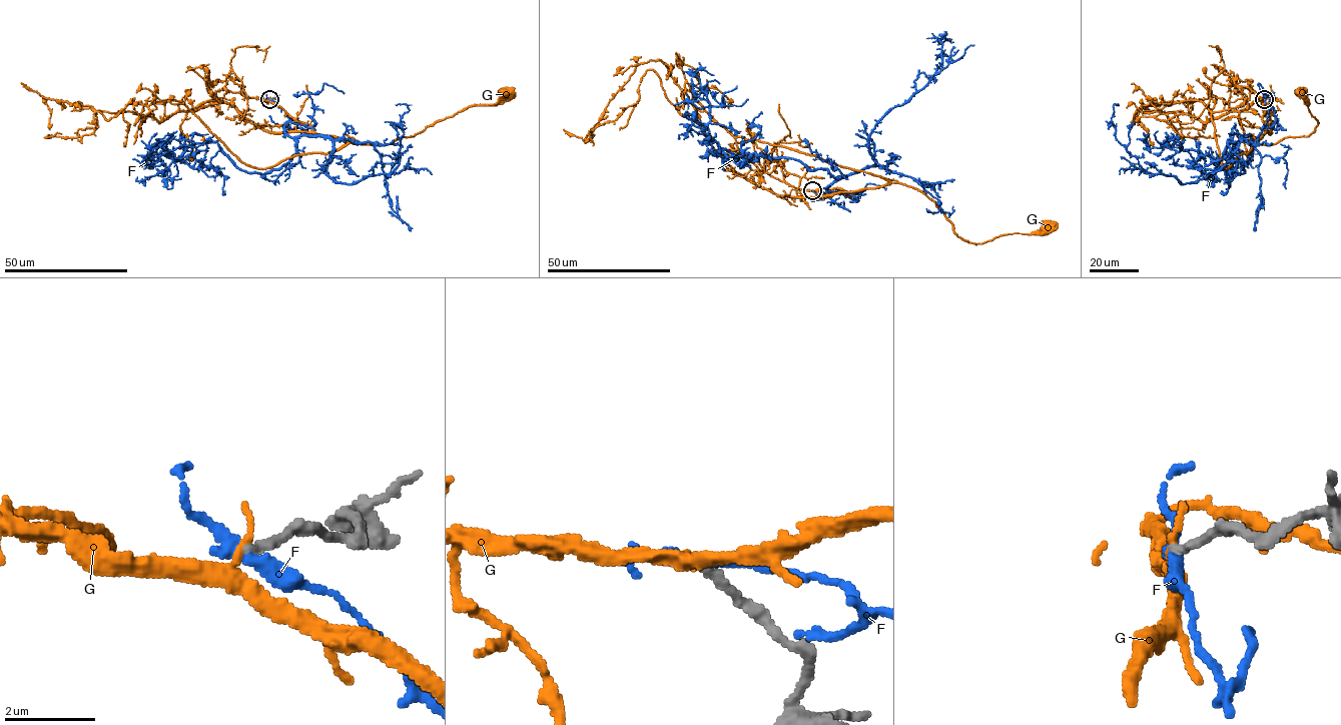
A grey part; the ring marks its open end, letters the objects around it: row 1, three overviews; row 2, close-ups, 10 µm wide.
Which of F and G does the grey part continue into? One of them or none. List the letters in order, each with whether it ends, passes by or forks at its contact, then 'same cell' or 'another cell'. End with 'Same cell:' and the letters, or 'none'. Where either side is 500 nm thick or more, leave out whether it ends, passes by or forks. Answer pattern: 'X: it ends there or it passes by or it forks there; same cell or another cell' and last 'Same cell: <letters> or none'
F: it passes by; another cell
G: it ends there; another cell
Same cell: none

